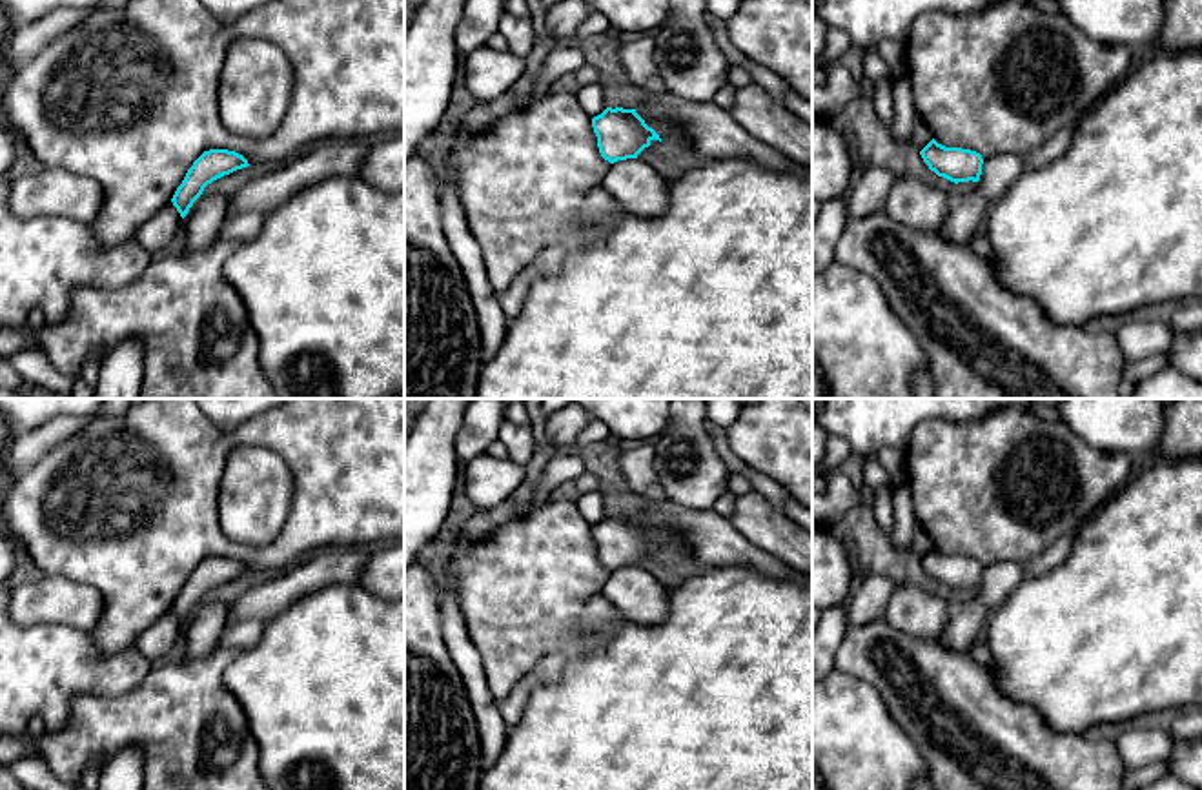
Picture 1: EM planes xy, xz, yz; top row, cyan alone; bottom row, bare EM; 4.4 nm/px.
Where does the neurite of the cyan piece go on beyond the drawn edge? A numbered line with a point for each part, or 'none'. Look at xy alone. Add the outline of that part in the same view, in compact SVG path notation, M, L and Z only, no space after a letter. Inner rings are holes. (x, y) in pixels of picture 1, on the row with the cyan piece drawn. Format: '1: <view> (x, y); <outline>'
none

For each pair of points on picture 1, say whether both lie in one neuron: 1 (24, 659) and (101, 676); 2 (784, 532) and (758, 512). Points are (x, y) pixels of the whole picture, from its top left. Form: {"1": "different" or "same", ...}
{"1": "same", "2": "same"}

